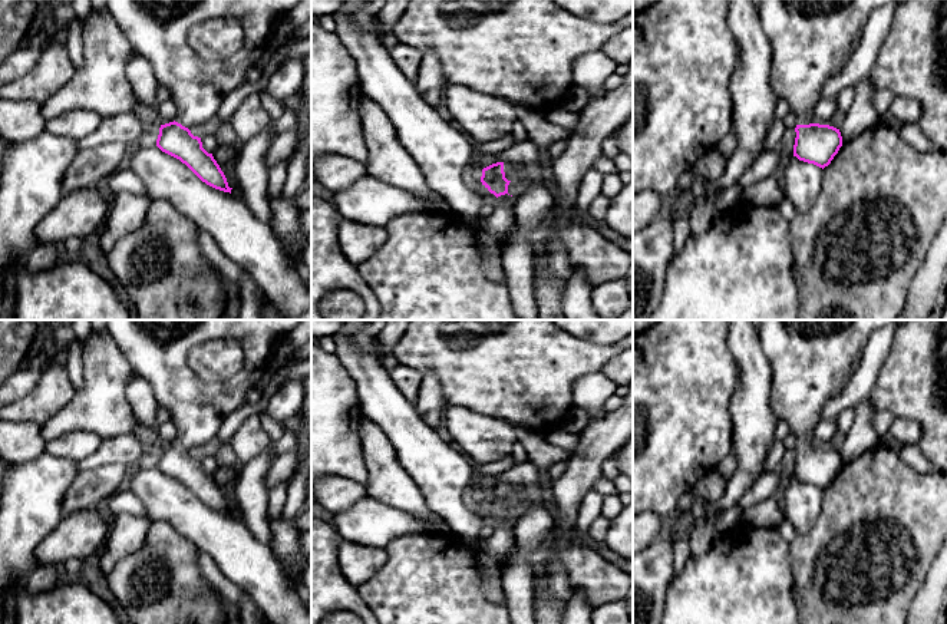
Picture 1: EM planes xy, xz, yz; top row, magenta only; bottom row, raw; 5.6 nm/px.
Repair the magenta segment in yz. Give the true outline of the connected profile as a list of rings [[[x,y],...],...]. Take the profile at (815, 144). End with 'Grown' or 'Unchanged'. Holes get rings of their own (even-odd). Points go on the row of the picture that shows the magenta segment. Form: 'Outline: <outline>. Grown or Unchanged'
Outline: [[[760,0],[759,17],[762,29],[769,37],[772,47],[771,86],[778,99],[785,99],[789,103],[789,110],[796,115],[796,138],[793,145],[793,156],[799,161],[825,168],[842,146],[839,129],[829,125],[819,125],[815,120],[814,109],[821,98],[824,83],[838,73],[849,53],[859,43],[864,24],[868,16],[880,6],[892,0]]]. Grown

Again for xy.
Outline: [[[106,0],[108,11],[126,40],[154,67],[159,85],[165,86],[176,105],[174,122],[161,125],[156,146],[185,164],[207,185],[230,192],[227,178],[212,153],[202,148],[191,128],[217,115],[225,96],[244,85],[245,72],[271,49],[277,16],[291,11],[301,0]],[[215,17],[237,19],[244,30],[244,44],[232,56],[218,62],[201,62],[188,44],[189,30]]]. Grown

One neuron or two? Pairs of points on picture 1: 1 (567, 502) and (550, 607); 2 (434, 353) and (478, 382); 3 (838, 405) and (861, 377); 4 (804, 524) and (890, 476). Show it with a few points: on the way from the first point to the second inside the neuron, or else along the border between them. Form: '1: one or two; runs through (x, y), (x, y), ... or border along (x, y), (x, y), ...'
1: two; border along (574, 534), (564, 547), (553, 547)
2: one; runs through (445, 353), (451, 355), (467, 370)
3: one; runs through (845, 398), (858, 385)
4: two; border along (824, 491), (820, 517), (808, 531), (798, 534)

